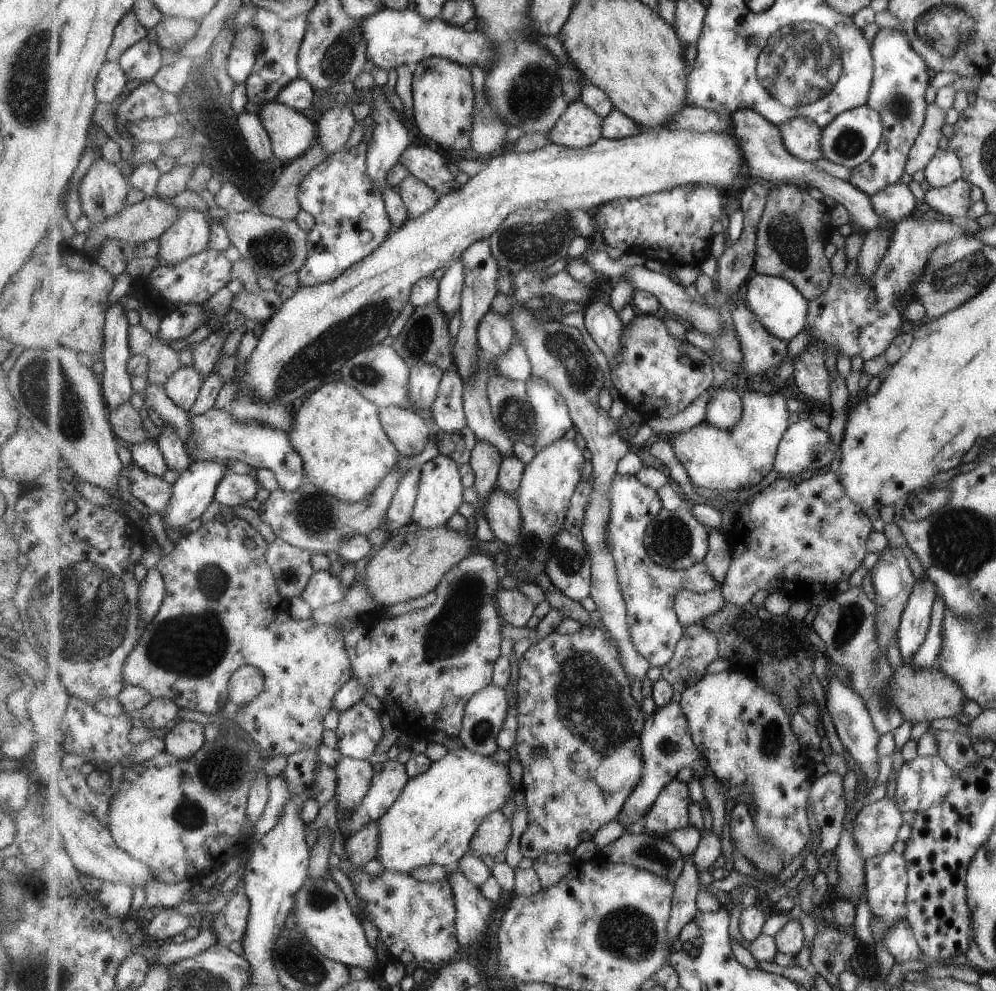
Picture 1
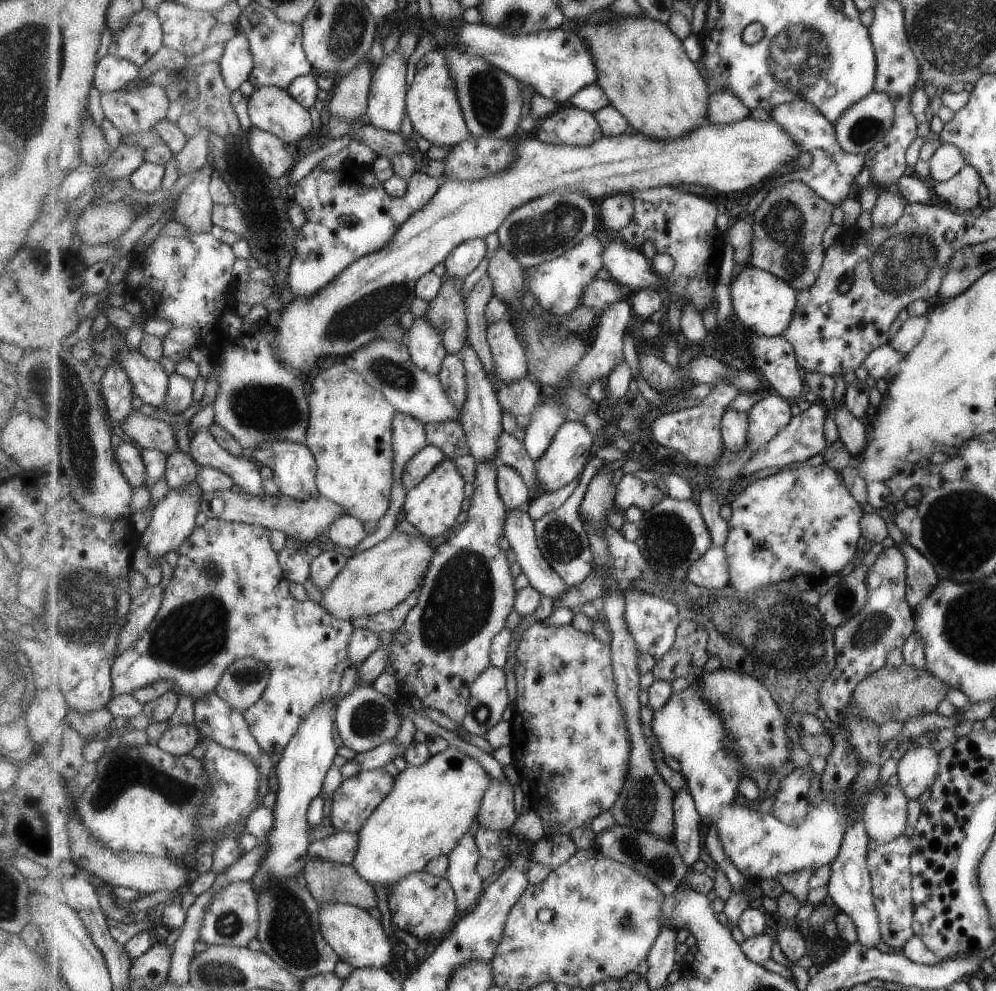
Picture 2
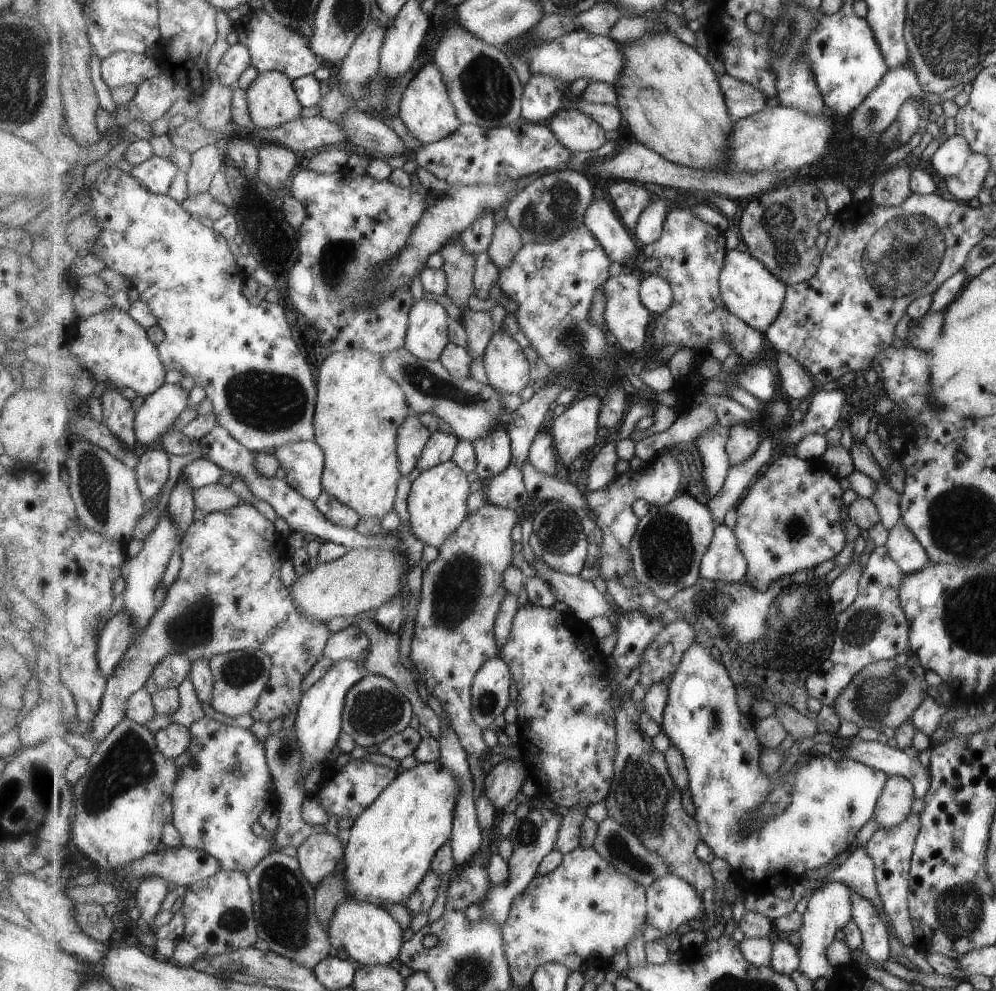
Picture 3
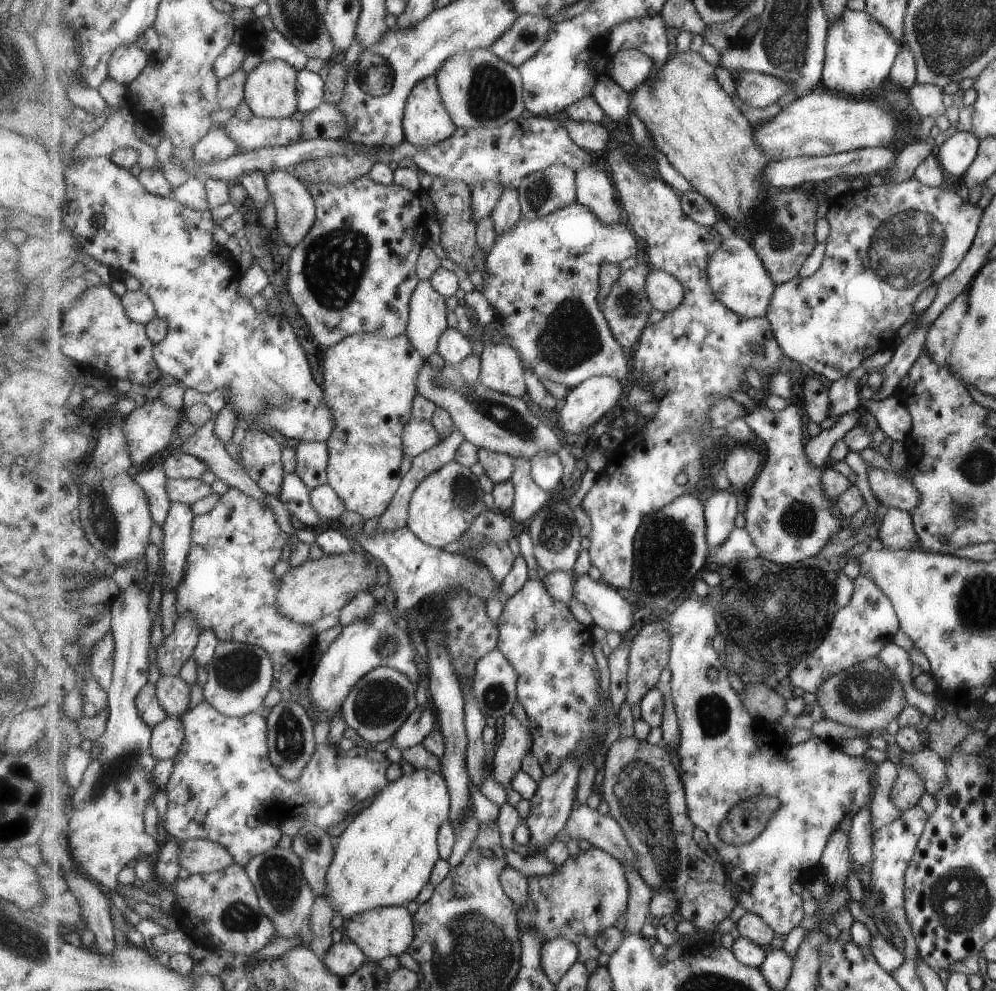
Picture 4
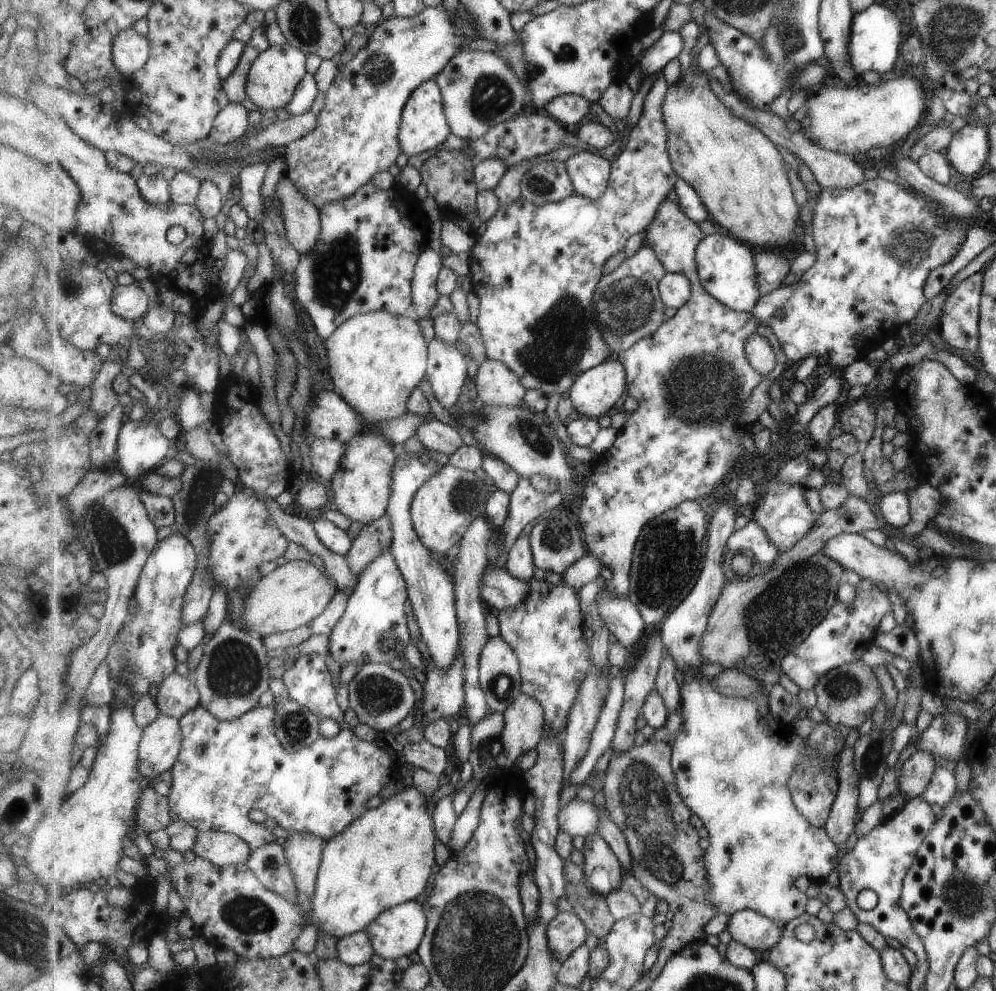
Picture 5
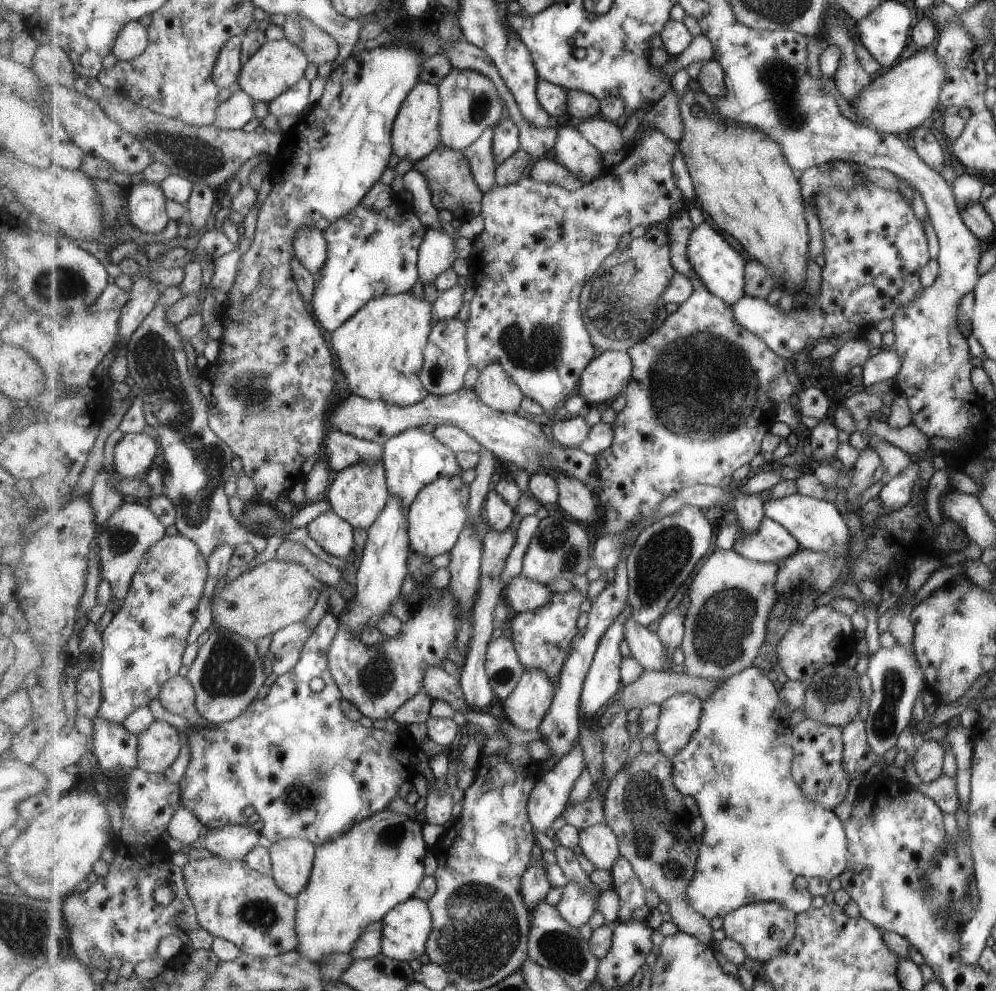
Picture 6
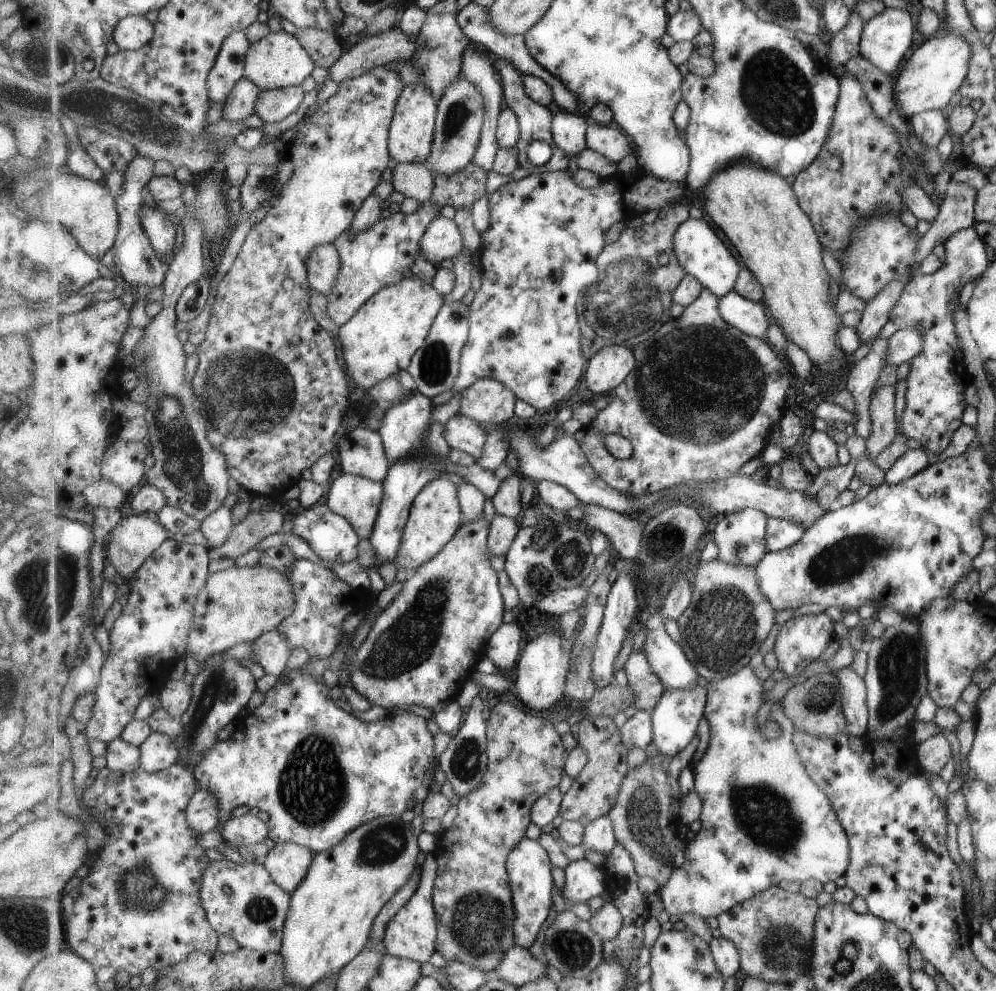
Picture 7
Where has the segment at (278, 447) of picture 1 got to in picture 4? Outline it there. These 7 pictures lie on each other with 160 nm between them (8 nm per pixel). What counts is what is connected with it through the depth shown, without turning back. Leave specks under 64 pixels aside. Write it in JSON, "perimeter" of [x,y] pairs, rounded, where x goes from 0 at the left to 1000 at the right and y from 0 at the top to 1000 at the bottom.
{"perimeter":[[[301,445],[294,447],[298,480],[311,492],[329,487],[331,452],[328,445]]]}

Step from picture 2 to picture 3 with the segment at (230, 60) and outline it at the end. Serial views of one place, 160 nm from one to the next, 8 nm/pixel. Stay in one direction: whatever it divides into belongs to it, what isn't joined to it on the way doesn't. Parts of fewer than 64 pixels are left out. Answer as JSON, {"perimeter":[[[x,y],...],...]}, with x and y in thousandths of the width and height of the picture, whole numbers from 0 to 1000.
{"perimeter":[[[235,44],[223,57],[216,73],[222,86],[238,87],[242,75],[253,67],[253,55],[248,46]]]}

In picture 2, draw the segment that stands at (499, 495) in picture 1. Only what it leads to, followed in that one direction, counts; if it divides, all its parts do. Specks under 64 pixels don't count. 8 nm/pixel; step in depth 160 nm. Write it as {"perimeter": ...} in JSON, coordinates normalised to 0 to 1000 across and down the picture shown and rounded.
{"perimeter":[[[527,513],[511,516],[510,526],[507,527],[506,542],[511,551],[516,556],[518,564],[526,578],[532,585],[532,589],[541,595],[545,601],[553,603],[554,607],[559,607],[567,601],[567,597],[571,597],[572,592],[569,587],[563,583],[563,579],[555,573],[545,560],[541,553],[536,525],[529,519]]]}

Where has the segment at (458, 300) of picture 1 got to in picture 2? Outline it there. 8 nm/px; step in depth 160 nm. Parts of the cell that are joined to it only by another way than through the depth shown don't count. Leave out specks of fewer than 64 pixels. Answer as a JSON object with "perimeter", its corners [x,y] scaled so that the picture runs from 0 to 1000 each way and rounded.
{"perimeter":[[[477,240],[465,244],[446,265],[448,276],[453,281],[469,281],[473,274],[479,272],[479,268],[489,258],[489,246],[487,240]]]}

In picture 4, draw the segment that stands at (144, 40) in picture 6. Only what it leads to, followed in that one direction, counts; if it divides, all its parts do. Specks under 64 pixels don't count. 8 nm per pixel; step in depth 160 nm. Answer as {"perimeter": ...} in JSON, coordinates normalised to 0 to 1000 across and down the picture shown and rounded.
{"perimeter":[[[136,44],[121,45],[113,53],[109,75],[112,80],[127,87],[131,86],[150,65],[152,55]]]}

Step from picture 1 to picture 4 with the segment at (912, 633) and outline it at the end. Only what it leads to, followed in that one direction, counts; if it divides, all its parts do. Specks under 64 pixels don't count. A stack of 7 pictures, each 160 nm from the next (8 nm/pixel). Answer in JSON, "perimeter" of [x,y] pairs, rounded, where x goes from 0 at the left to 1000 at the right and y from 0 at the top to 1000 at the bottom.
{"perimeter":[[[891,514],[891,518],[886,521],[880,542],[887,553],[894,556],[921,554],[922,541],[912,516]]]}

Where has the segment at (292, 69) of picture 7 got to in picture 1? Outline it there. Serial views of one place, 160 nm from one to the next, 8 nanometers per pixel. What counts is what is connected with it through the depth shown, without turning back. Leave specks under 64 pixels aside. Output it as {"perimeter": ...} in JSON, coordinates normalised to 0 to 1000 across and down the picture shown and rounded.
{"perimeter":[[[279,100],[262,105],[259,114],[273,139],[274,152],[280,161],[296,162],[319,142],[314,121]]]}

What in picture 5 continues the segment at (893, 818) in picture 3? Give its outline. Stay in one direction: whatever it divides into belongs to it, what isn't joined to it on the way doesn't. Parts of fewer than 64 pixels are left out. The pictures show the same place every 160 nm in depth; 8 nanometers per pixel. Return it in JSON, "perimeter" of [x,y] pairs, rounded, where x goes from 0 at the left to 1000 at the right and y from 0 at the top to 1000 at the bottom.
{"perimeter":[[[919,758],[904,773],[901,779],[901,795],[908,807],[923,804],[929,797],[936,782],[936,777],[942,773],[936,761],[929,758]]]}

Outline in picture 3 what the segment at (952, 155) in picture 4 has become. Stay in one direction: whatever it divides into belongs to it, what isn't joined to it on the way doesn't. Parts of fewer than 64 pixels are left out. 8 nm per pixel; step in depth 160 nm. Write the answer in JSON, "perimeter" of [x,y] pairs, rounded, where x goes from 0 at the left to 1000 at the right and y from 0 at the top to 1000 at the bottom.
{"perimeter":[[[957,135],[954,139],[947,138],[945,145],[933,160],[937,174],[951,181],[961,178],[967,172],[975,154],[974,146],[969,139]]]}

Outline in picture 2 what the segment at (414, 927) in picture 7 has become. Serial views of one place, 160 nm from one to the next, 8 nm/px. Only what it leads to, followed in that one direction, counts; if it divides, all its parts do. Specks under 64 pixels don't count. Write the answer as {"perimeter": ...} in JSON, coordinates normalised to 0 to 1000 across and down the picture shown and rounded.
{"perimeter":[[[330,912],[322,918],[322,937],[324,943],[332,956],[338,961],[342,970],[358,977],[391,977],[395,969],[395,955],[393,949],[383,934],[382,928],[378,928],[366,916],[354,912]]]}

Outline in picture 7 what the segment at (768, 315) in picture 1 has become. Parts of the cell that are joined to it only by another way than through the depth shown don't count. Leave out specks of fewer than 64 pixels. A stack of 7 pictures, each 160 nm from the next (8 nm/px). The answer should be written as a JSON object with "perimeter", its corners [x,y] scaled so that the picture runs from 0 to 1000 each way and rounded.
{"perimeter":[[[692,220],[681,228],[677,238],[677,251],[690,276],[701,281],[708,292],[714,293],[722,301],[739,293],[745,270],[708,220]]]}

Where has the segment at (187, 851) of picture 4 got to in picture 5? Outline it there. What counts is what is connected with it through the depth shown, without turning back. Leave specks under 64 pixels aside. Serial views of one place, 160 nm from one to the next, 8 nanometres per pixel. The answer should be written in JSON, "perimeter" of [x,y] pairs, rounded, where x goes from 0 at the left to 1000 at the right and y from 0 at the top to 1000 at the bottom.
{"perimeter":[[[217,838],[202,839],[193,858],[198,865],[223,875],[247,871],[254,859],[240,843]]]}

